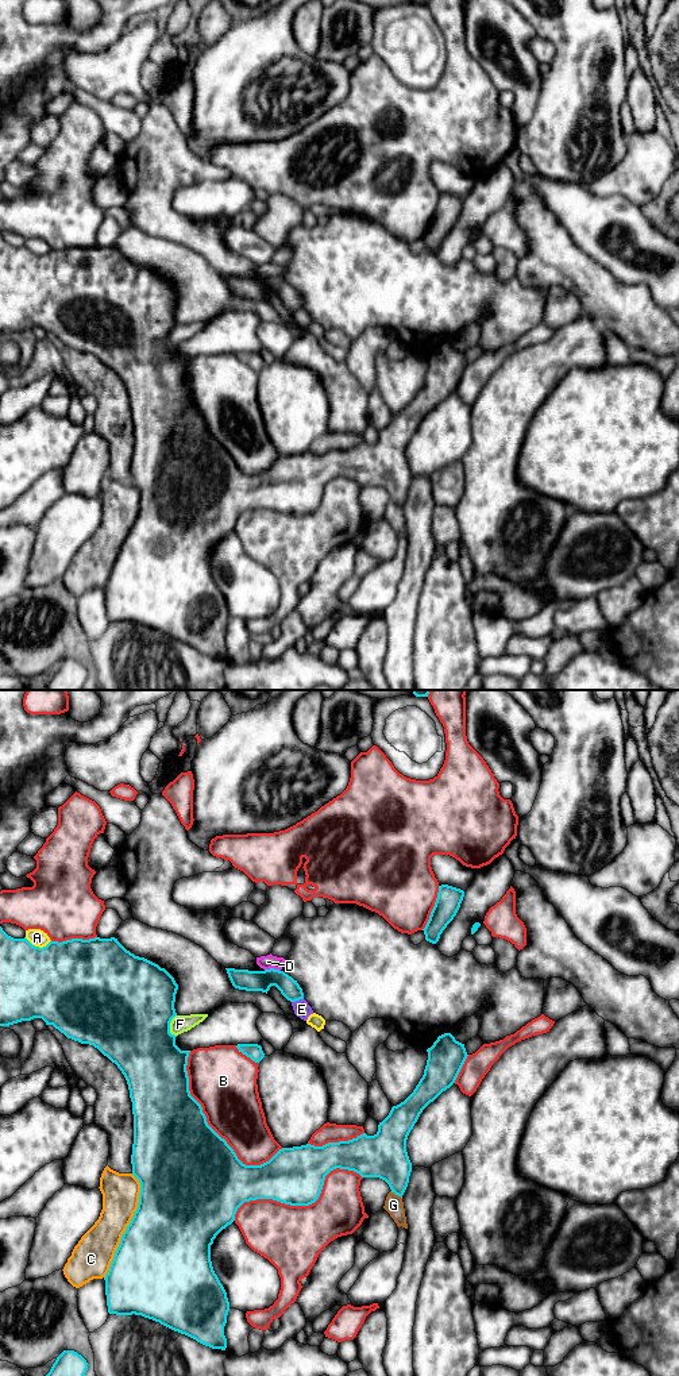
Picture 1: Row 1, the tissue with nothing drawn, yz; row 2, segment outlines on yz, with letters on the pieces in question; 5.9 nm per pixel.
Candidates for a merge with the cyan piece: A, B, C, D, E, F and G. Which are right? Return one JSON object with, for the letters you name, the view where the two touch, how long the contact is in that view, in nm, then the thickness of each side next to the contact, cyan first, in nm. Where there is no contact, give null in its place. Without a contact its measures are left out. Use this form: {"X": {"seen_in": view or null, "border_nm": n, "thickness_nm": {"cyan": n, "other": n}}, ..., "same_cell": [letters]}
{"same_cell": []}

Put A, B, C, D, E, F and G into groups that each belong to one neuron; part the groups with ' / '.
A / B / C / D / E F / G

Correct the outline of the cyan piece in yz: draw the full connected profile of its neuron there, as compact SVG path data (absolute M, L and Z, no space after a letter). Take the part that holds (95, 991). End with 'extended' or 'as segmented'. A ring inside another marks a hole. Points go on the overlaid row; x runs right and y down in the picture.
M0 926L0 1026L42 1018L46 1025L53 1025L67 1038L97 1048L117 1065L128 1084L134 1114L131 1164L132 1175L140 1183L140 1194L138 1209L104 1277L108 1313L142 1315L205 1346L225 1350L224 1326L229 1302L213 1271L211 1245L216 1236L235 1221L238 1209L244 1202L256 1199L309 1206L319 1199L325 1176L336 1168L354 1171L362 1177L379 1177L389 1184L391 1192L402 1198L412 1172L406 1152L408 1136L423 1110L455 1083L468 1055L464 1044L456 1041L451 1033L439 1036L427 1049L428 1060L418 1084L404 1102L391 1107L374 1136L363 1133L356 1138L323 1146L306 1144L282 1148L261 1165L246 1165L227 1141L208 1125L201 1105L190 1095L186 1071L190 1051L181 1051L175 1045L177 1036L170 1033L170 1022L177 1015L174 1009L177 990L178 984L165 968L135 956L115 937L50 941L39 948L26 937L8 936Z | as segmented

